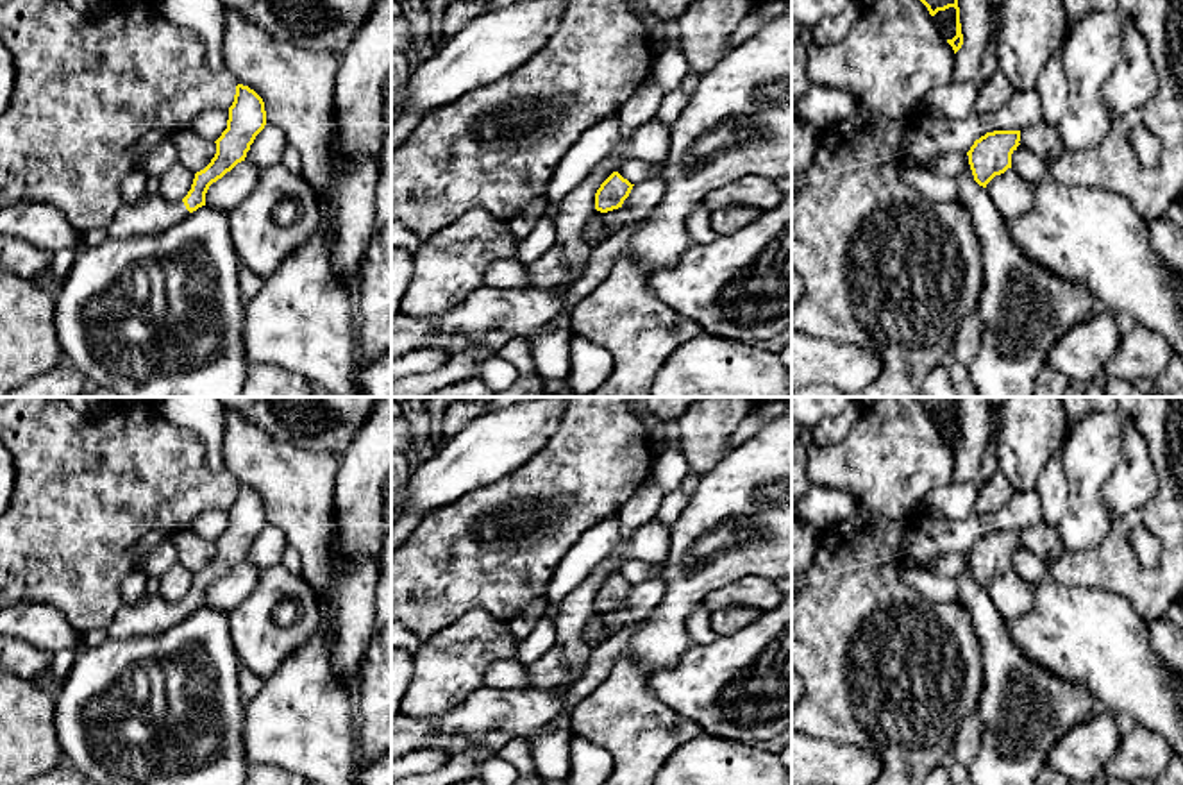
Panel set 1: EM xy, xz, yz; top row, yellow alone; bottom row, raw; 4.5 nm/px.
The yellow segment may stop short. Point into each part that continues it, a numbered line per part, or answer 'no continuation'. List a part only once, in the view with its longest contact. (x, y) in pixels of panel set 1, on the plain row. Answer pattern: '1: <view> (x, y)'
1: xy (151, 614)

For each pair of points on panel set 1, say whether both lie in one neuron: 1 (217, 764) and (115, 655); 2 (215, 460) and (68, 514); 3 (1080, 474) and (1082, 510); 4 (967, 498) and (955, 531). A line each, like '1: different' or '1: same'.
1: same
2: different
3: same
4: different

